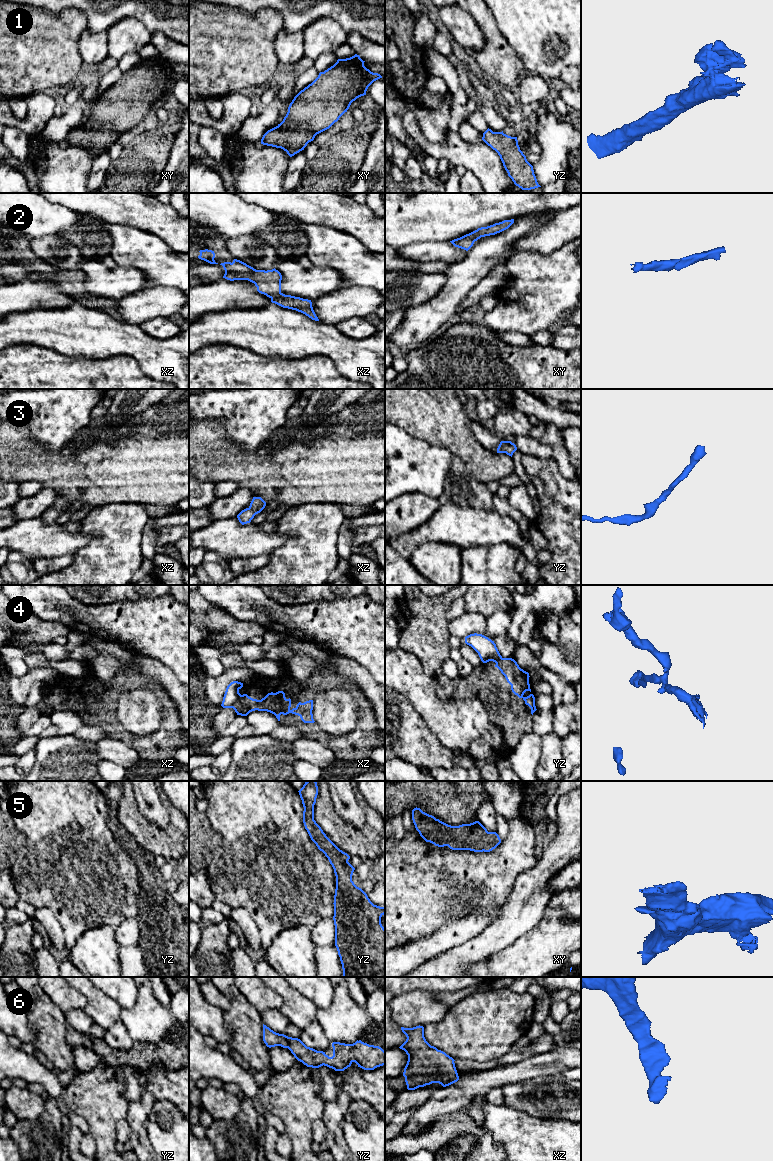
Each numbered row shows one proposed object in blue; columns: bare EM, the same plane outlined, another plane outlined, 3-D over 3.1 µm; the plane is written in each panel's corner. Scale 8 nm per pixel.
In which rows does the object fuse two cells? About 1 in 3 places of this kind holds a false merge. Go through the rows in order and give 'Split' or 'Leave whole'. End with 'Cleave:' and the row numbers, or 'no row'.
1: Leave whole
2: Leave whole
3: Leave whole
4: Split
5: Leave whole
6: Leave whole
Cleave: 4

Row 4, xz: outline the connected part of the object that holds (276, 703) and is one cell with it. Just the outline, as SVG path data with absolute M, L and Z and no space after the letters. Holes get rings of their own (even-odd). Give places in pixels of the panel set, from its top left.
M283 691L276 693L268 693L261 700L253 699L247 694L243 694L239 697L238 701L232 706L237 715L247 716L250 712L267 711L276 716L280 721L280 715L287 715L289 713L298 715L304 723L314 723L313 719L313 700L306 701L304 703L299 702L292 710L291 699L285 697Z

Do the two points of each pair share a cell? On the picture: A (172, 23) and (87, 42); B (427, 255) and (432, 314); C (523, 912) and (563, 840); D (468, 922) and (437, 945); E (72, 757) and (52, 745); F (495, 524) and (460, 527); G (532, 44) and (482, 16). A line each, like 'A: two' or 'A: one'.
A: two
B: two
C: one
D: one
E: one
F: one
G: two

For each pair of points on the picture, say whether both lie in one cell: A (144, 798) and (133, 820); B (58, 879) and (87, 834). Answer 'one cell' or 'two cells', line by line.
A: two cells
B: one cell

